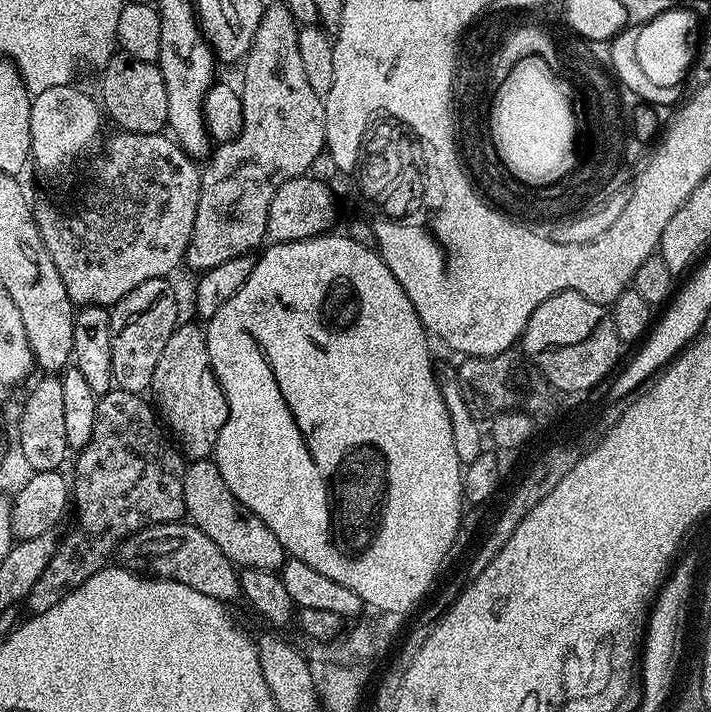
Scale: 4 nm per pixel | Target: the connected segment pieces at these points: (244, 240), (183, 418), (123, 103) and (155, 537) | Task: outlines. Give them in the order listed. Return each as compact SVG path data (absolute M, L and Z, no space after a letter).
M282 2L269 3L265 7L254 42L242 61L244 85L238 88L242 102L242 130L239 136L219 145L207 157L208 169L205 167L200 173L200 197L188 243L187 267L207 270L222 266L222 262L230 262L230 258L249 255L253 251L251 248L259 249L268 236L268 207L278 186L290 182L290 178L305 175L311 169L308 167L325 151L324 102L321 96L314 94L310 82L306 82L302 54L298 54L299 33L295 18Z
M179 323L154 366L150 394L157 413L175 436L187 459L202 460L215 453L218 434L229 416L229 404L210 366L207 335L201 325Z
M117 54L102 70L100 96L103 111L121 132L134 134L163 133L168 128L166 82L162 82L159 67L153 62L142 62L133 56Z
M191 522L155 524L138 530L120 545L118 556L119 559L133 560L144 568L153 568L157 577L182 582L198 590L198 594L206 594L215 600L231 602L241 599L240 572L236 565Z

